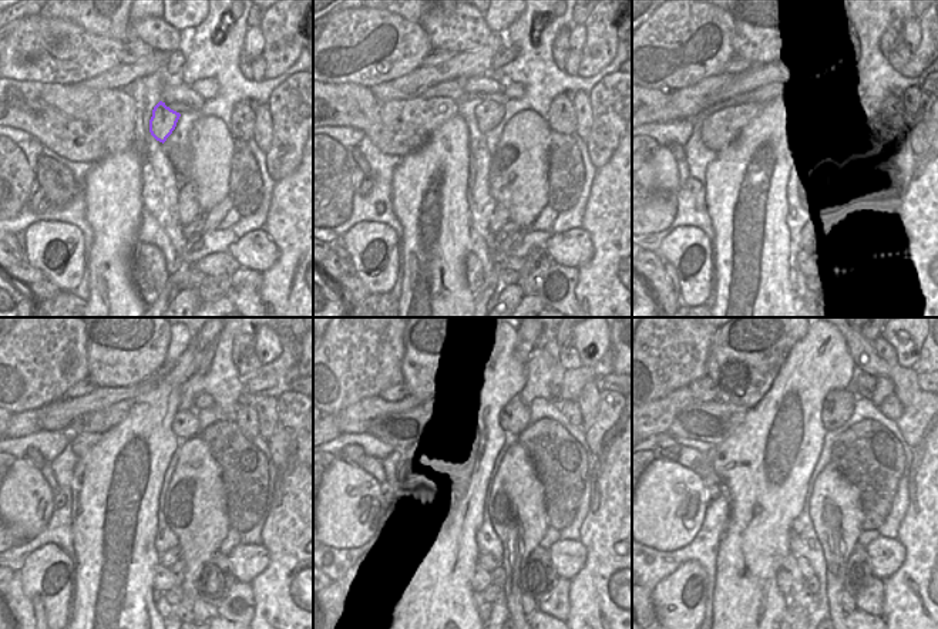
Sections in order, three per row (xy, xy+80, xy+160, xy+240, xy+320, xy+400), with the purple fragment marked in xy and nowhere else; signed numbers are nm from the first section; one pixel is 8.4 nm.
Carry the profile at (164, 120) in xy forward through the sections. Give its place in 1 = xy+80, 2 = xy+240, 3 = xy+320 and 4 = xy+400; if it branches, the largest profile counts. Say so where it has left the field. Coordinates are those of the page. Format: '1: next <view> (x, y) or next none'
1: next xy+80 (487, 113)
2: next xy+240 (185, 423)
3: next xy+320 (514, 417)
4: next xy+400 (839, 404)

